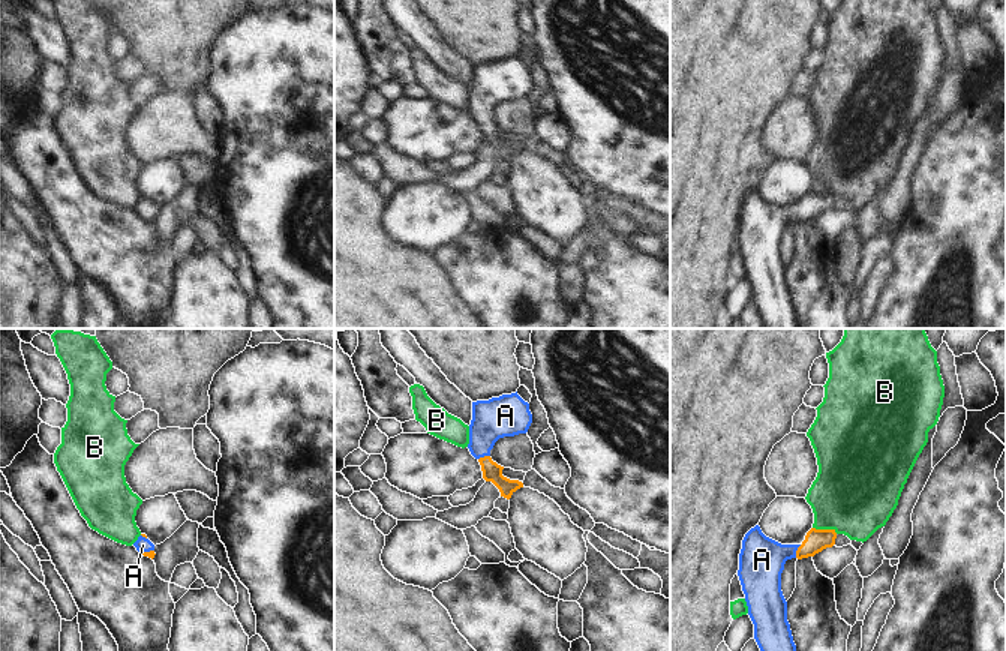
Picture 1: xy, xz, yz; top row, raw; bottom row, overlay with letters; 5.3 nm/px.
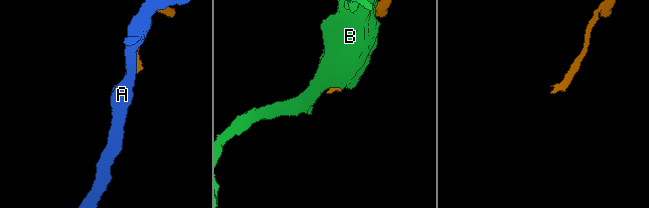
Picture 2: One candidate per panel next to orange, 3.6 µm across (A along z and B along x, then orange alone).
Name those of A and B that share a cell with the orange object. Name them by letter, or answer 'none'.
A

